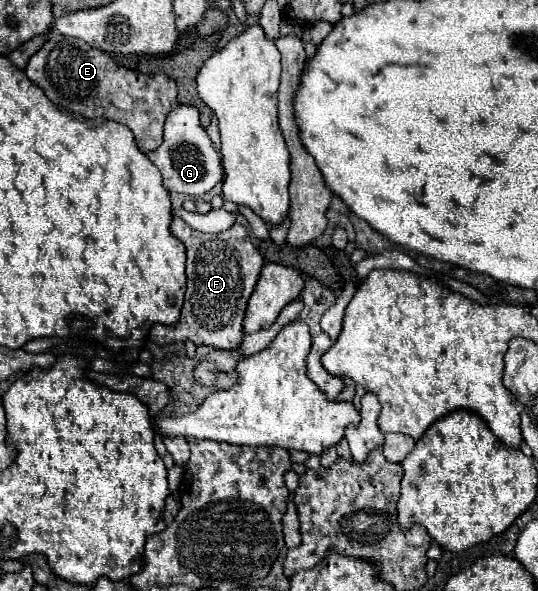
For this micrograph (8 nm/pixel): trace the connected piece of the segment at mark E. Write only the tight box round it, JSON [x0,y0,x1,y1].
[24,36,176,152]

